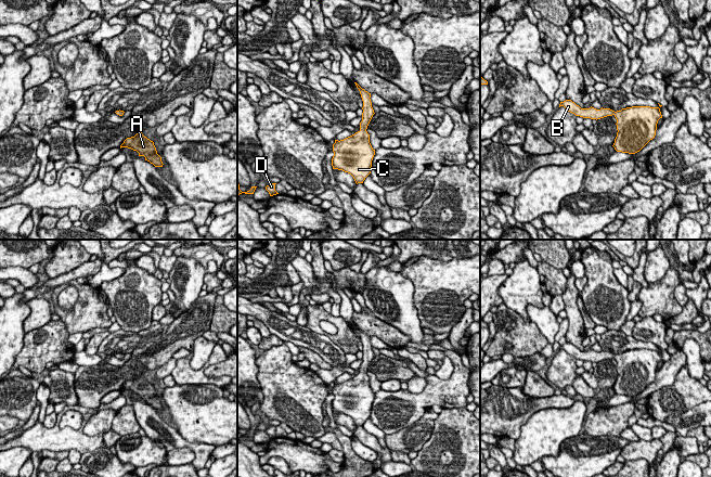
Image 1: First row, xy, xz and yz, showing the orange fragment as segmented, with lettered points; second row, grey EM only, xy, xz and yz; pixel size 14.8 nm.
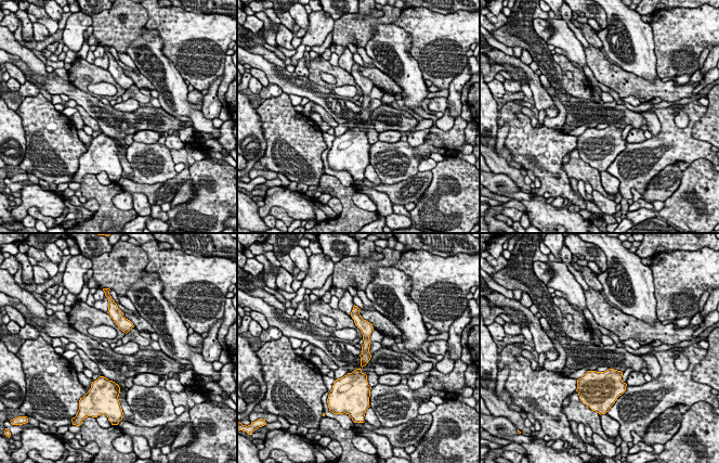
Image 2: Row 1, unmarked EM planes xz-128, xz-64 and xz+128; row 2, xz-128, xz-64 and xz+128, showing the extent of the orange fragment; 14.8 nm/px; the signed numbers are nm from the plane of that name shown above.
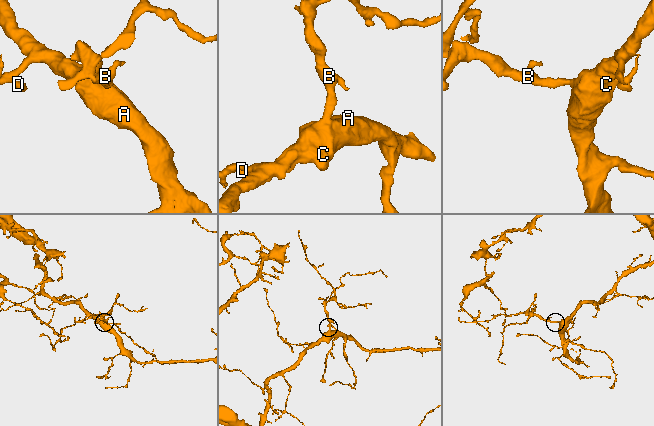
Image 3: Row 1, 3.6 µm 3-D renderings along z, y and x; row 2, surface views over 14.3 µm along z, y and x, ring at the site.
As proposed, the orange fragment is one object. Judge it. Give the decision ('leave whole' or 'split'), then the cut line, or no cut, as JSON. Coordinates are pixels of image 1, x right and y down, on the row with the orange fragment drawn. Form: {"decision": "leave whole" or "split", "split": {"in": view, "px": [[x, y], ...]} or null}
{"decision": "leave whole", "split": null}

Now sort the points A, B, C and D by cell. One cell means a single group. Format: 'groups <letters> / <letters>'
groups A B C D

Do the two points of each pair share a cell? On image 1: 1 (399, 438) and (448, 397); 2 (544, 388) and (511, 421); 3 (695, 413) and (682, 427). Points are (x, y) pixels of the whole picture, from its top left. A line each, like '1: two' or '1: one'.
1: two
2: two
3: one

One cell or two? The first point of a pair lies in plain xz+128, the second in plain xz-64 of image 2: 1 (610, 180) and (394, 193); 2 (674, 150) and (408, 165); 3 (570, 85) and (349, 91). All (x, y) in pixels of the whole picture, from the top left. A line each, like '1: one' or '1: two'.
1: two
2: one
3: two

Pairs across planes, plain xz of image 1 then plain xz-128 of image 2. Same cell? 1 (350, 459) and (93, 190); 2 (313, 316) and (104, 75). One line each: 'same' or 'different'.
1: same
2: same

